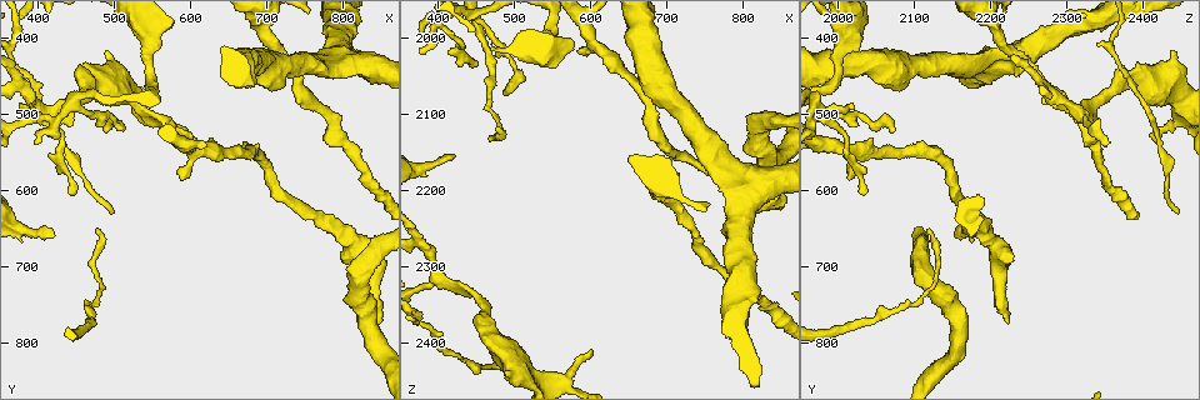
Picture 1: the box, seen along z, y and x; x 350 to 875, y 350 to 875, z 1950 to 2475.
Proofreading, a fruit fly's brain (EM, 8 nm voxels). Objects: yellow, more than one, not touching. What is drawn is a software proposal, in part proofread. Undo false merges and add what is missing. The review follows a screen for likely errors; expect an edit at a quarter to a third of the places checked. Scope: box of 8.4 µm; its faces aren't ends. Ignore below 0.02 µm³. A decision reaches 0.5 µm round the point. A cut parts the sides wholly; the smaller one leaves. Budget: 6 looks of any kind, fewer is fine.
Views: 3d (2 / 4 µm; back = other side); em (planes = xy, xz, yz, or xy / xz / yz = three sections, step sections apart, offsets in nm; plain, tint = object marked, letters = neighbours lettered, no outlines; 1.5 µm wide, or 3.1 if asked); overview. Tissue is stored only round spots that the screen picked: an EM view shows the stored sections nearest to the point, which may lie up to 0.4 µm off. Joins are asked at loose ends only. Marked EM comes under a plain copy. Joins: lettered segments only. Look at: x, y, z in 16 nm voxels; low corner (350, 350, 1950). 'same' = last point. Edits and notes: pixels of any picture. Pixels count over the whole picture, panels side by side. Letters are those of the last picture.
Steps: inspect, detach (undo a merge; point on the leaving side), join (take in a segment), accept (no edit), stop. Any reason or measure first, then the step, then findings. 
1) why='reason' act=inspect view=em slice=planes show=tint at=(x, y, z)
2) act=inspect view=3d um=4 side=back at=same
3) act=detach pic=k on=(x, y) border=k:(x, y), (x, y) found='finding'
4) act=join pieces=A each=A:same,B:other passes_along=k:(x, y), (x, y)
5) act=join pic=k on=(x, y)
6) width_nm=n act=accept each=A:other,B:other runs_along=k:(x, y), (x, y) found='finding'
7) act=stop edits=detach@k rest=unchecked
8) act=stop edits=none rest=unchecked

why='tapers out' act=inspect view=3d um=4 at=(600, 535, 2415)

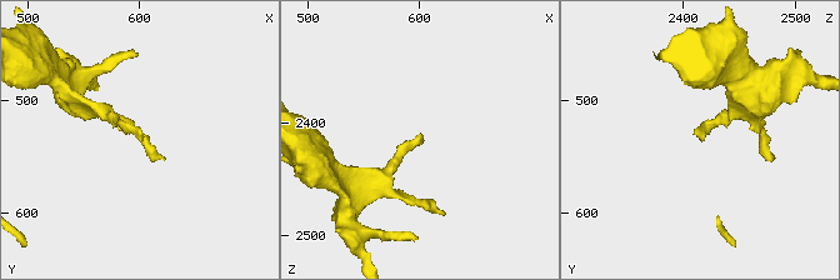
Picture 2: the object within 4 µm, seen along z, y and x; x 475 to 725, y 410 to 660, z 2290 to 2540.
why='need the tissue' act=inspect view=em slice=planes show=tint at=(602, 532, 2414)

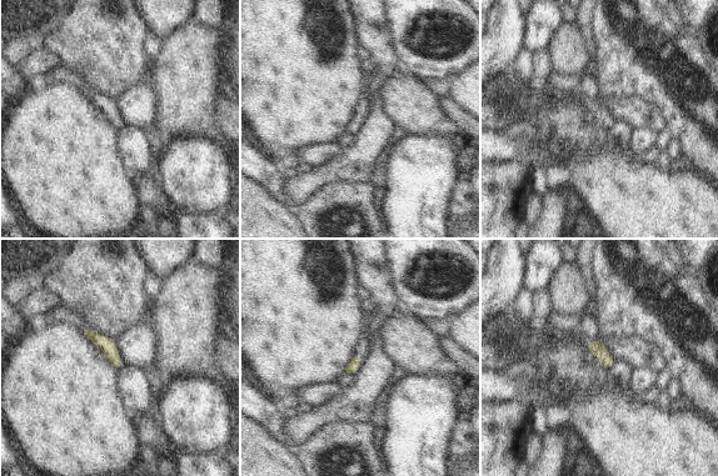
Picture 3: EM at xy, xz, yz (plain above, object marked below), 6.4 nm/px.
act=inspect view=em slice=planes show=letters at=same

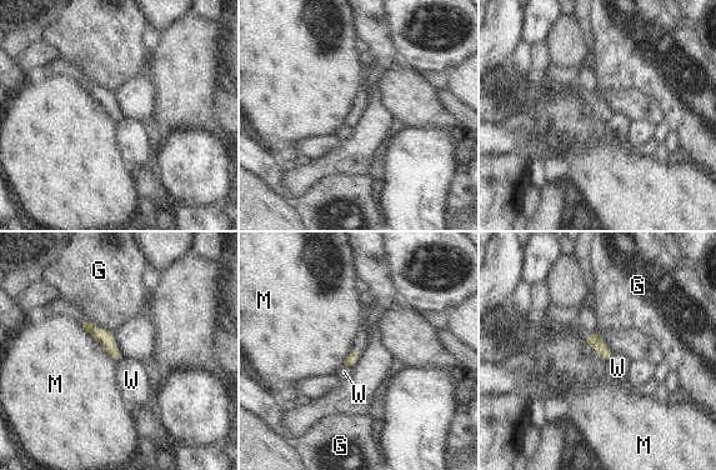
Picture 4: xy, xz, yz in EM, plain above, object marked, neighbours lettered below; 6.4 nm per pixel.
act=accept each=G:other,M:other,W:other border=4:(79, 321), (115, 363) found='none of them fits'

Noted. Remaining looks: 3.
why='thin end' act=inspect view=3d um=2 at=(500, 630, 2445)

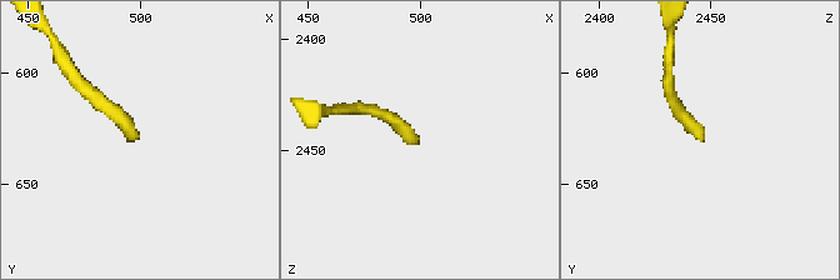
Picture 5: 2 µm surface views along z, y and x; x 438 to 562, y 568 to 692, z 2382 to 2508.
act=inspect view=em slice=planes show=tint at=(499, 630, 2446)

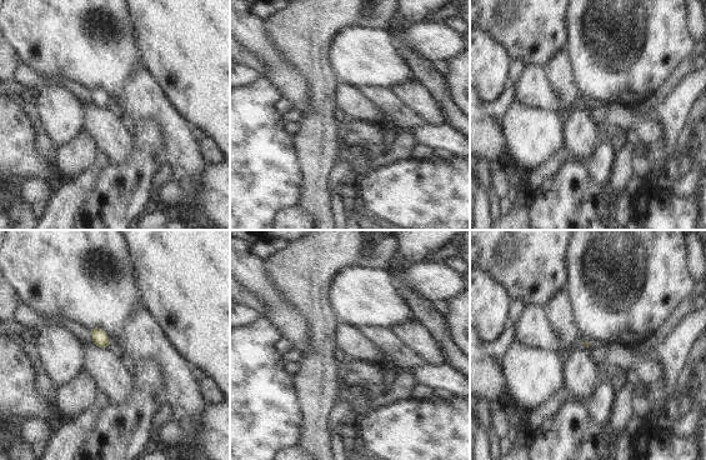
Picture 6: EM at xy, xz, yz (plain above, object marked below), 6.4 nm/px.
why='see the neighbours' act=inspect view=em slice=planes show=letters at=same

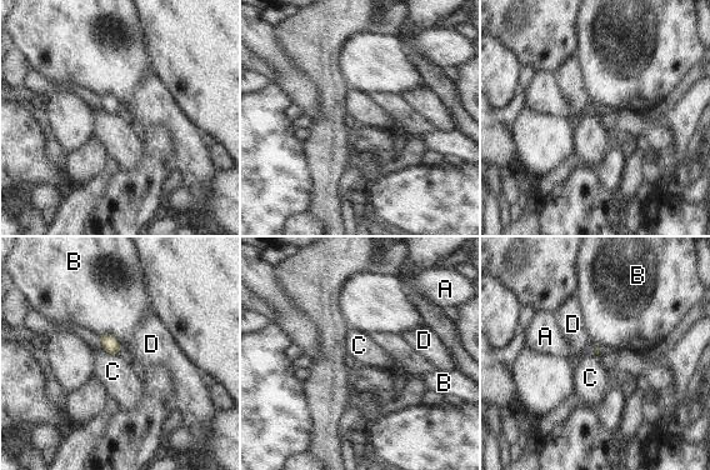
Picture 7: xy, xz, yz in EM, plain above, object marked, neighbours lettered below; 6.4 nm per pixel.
act=accept each=A:other,B:other,C:other,D:other border=7:(104, 349), (110, 354), (120, 351) found='no lettered segment goes on from it'

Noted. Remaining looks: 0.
act=stop edits=none rest=unchecked

